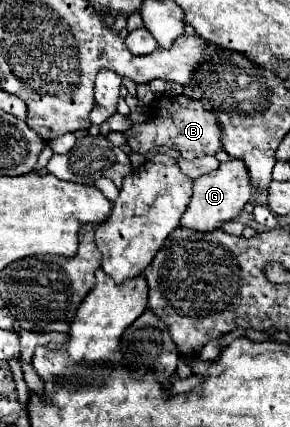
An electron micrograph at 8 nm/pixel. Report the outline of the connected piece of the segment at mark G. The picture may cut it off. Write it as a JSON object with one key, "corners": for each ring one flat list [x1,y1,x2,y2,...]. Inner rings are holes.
{"corners":[[232,158,228,162,222,162,222,166,218,170,196,178,190,206,184,212,180,224,188,226,192,230,200,230,200,232,216,230,224,222,234,220,242,212,242,208,250,200,250,196,252,196,252,182,250,182,248,168,246,168,246,164,242,160]]}

